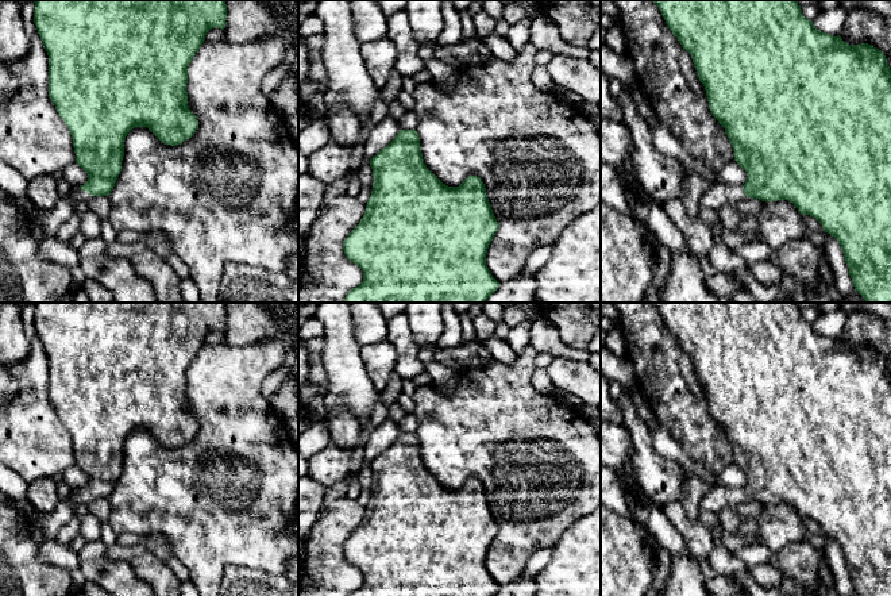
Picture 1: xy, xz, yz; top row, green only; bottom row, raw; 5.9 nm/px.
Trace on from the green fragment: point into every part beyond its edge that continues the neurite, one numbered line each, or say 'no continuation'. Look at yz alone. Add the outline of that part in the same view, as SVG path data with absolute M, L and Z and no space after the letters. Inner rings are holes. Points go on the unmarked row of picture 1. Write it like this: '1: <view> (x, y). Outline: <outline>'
1: yz (718, 498). Outline: M711 485L699 501L699 511L720 514L725 508L737 510L745 500L742 488Z

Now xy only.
1: xy (47, 529). Outline: M74 489L69 500L59 500L47 519L34 522L35 539L39 543L54 539L61 527L74 516L74 505L81 503L88 504L89 501L90 497L88 495L82 493L80 489Z

